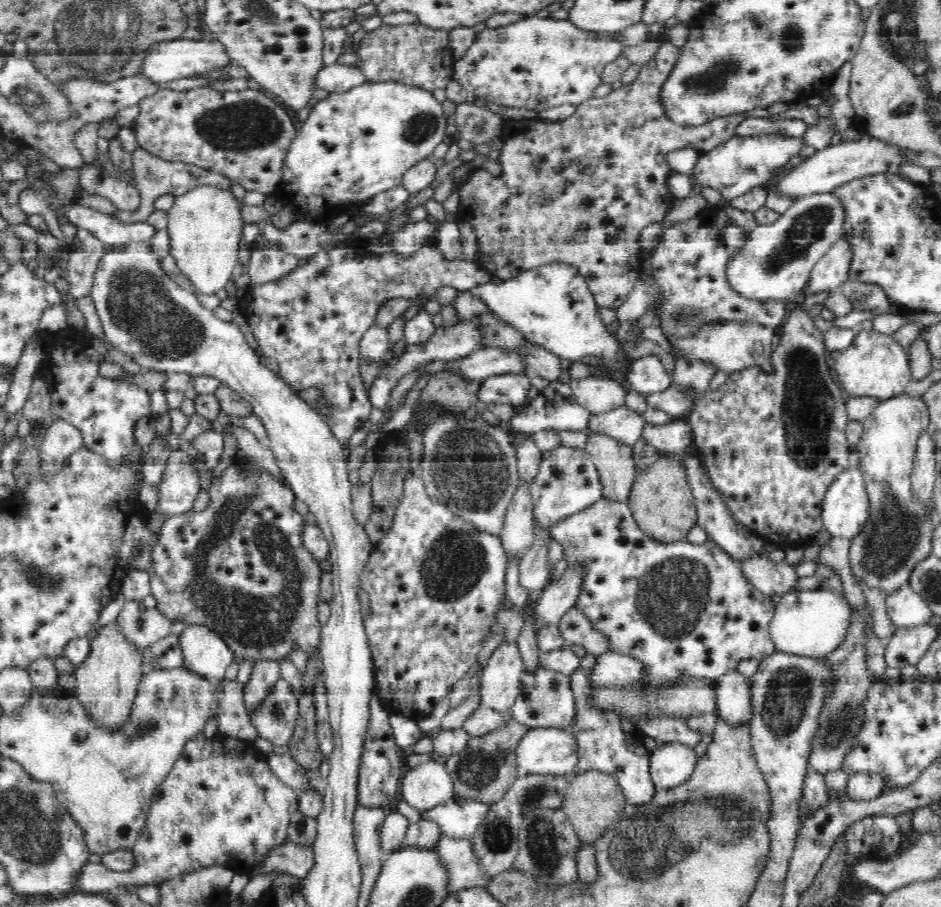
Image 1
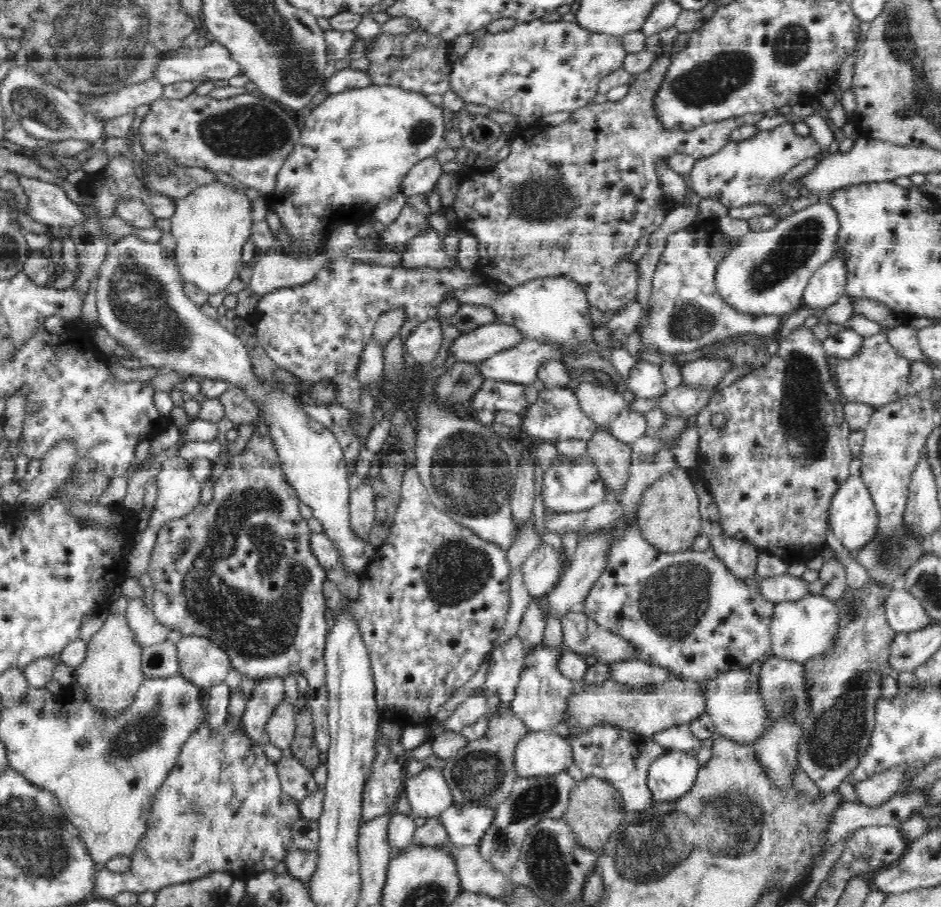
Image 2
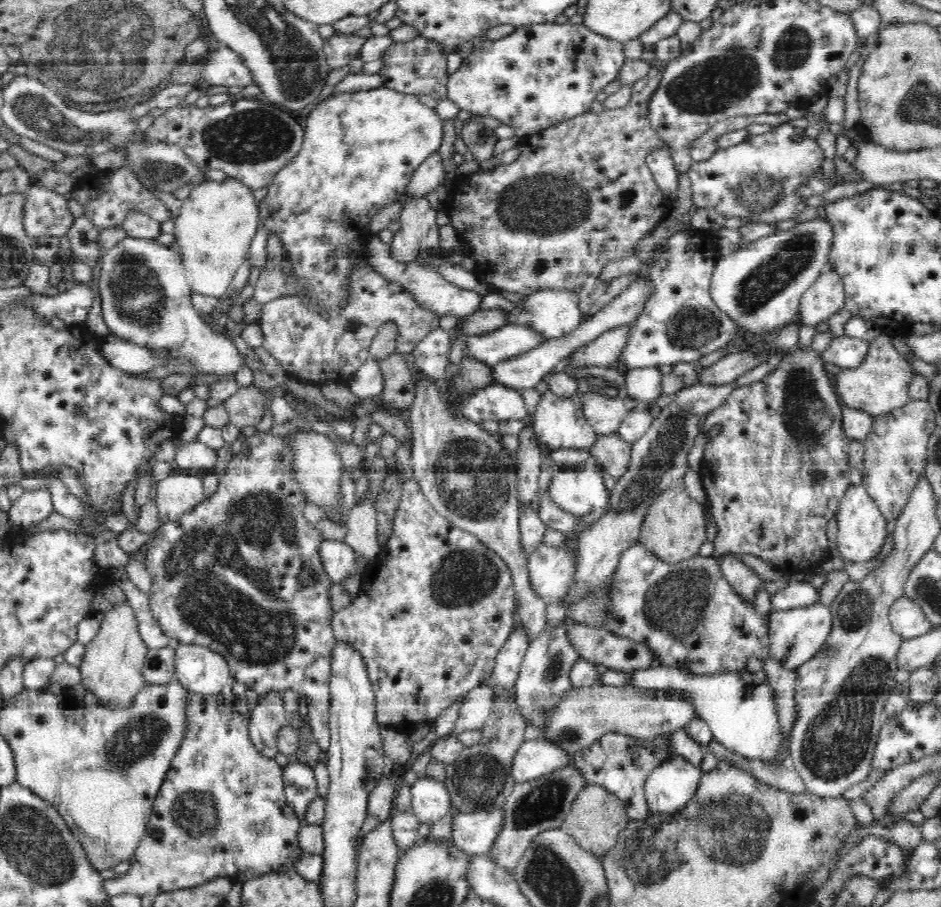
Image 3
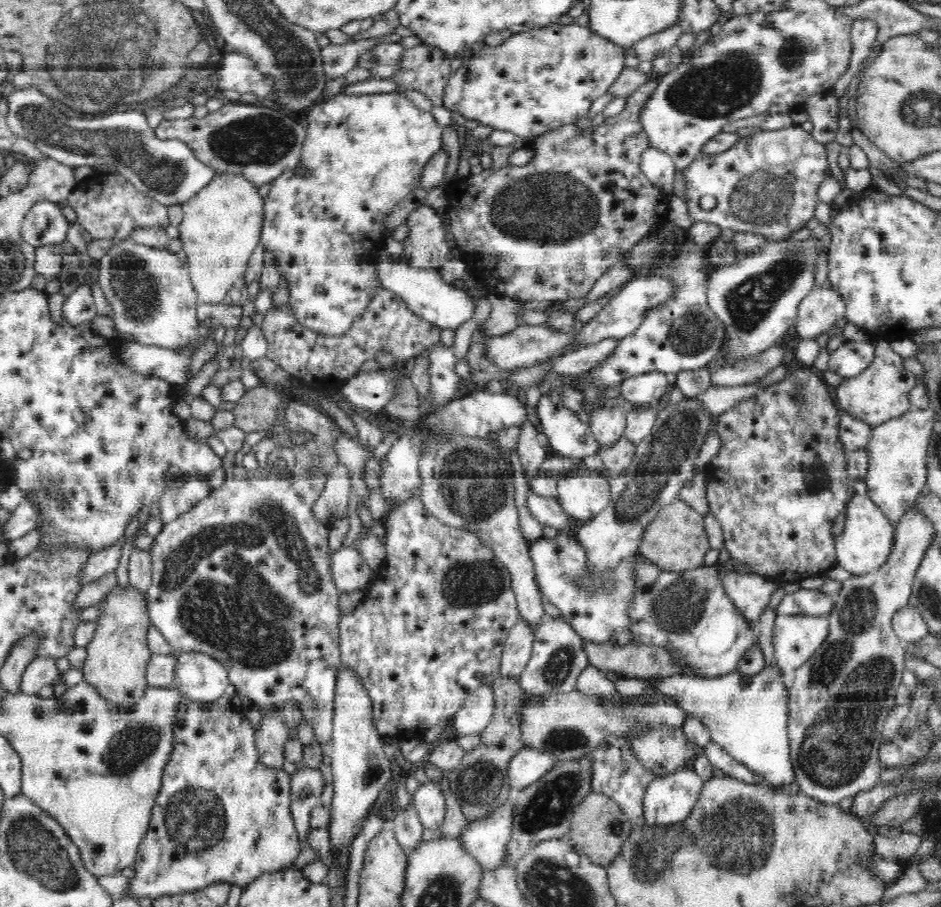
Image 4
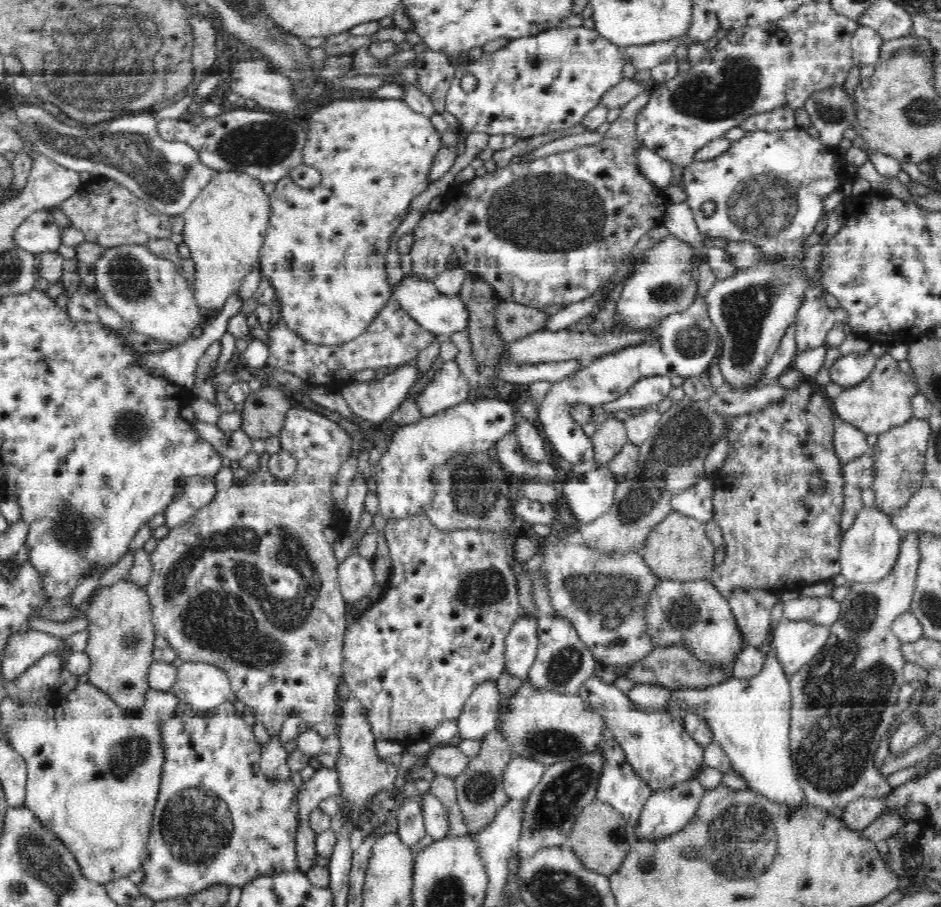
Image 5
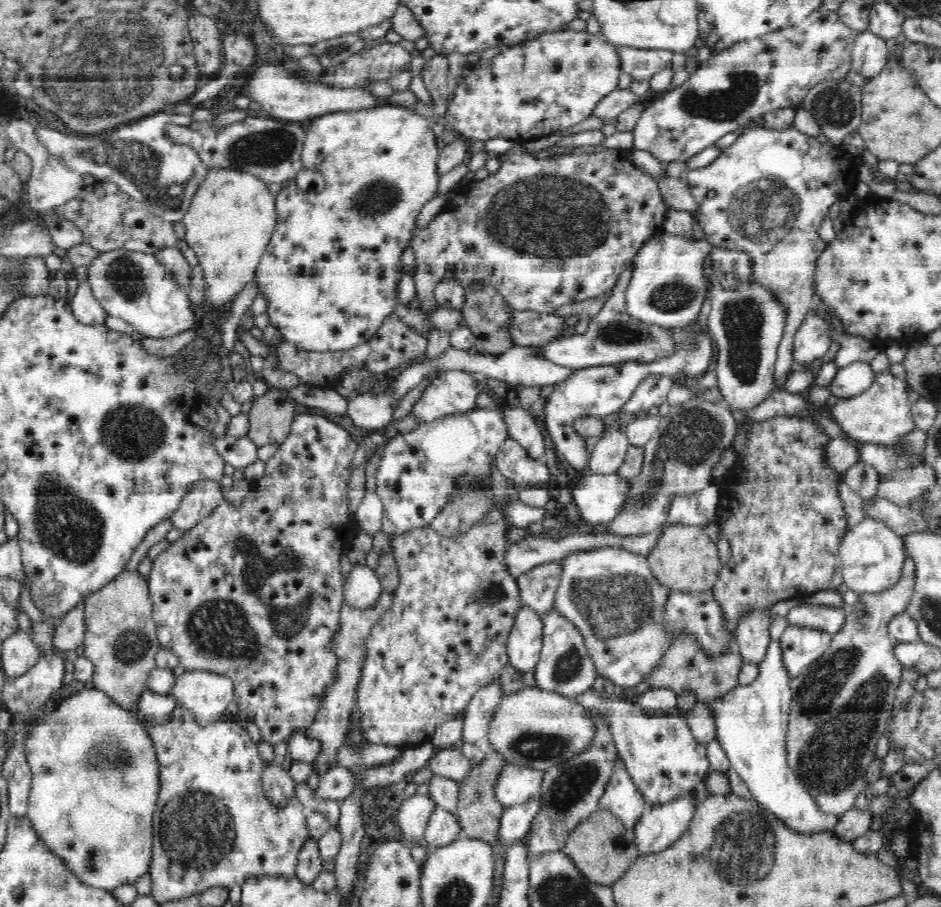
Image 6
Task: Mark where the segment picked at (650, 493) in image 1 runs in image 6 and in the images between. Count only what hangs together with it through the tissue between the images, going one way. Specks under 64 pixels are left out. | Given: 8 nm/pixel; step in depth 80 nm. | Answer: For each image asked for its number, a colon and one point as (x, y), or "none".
2: (669, 519)
3: (675, 530)
4: (676, 541)
5: (678, 549)
6: (685, 559)

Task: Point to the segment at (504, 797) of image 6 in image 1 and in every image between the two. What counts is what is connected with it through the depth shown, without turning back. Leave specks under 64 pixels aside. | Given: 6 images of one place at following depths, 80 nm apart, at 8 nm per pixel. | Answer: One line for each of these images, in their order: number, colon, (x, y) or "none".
1: (552, 751)
2: (539, 753)
3: (534, 758)
4: (527, 766)
5: (521, 776)

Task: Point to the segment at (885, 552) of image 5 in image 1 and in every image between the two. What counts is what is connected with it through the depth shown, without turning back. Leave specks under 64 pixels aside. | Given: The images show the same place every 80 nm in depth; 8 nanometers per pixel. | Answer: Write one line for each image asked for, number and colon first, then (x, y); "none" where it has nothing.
1: (845, 507)
2: (853, 520)
3: (862, 532)
4: (865, 543)

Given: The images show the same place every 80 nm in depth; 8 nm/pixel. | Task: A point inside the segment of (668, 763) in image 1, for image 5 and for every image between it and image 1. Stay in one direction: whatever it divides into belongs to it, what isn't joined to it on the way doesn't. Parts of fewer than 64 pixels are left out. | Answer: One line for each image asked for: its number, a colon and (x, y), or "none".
2: (674, 773)
3: (669, 788)
4: (669, 799)
5: (667, 811)

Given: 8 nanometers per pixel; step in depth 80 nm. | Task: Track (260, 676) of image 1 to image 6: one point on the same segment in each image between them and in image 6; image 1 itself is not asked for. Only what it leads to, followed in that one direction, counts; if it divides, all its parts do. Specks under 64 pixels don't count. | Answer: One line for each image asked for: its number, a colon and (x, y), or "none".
2: (267, 694)
3: (269, 717)
4: (272, 735)
5: (275, 753)
6: (280, 788)

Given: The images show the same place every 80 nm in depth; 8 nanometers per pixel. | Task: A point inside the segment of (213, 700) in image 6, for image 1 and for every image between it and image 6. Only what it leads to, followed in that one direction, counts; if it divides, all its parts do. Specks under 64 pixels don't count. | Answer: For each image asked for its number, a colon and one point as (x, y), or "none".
1: (205, 653)
2: (200, 661)
3: (200, 671)
4: (199, 677)
5: (203, 686)

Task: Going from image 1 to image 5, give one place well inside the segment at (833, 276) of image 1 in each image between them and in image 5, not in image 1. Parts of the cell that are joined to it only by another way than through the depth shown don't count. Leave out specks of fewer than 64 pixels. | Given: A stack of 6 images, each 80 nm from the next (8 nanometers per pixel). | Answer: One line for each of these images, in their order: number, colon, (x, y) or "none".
2: (829, 282)
3: (827, 296)
4: (823, 307)
5: (815, 318)

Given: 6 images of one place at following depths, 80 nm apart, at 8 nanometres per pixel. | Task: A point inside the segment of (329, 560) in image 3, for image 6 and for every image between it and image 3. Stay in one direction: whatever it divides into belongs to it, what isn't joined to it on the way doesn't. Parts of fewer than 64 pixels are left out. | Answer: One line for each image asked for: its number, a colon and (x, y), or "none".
4: (350, 572)
5: (356, 577)
6: (362, 588)

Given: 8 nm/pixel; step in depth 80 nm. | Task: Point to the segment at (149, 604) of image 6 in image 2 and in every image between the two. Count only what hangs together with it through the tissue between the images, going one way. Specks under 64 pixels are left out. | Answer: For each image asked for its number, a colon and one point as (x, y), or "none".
2: (111, 674)
3: (111, 668)
4: (117, 657)
5: (120, 636)

